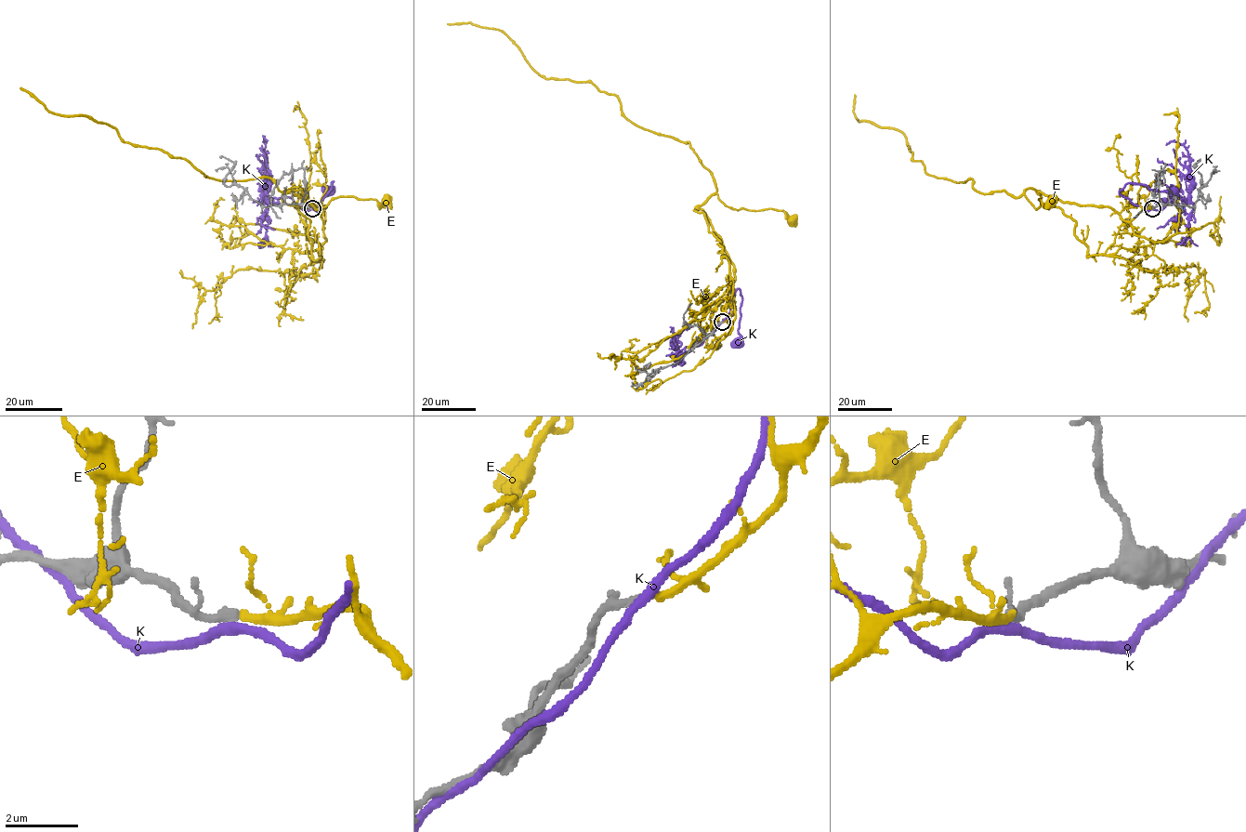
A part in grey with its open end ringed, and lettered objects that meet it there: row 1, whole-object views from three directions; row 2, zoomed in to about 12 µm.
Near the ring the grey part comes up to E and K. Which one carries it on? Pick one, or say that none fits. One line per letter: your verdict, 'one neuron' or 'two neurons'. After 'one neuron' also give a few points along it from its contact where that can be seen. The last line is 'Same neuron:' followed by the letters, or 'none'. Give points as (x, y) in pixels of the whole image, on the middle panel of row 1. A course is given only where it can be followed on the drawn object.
E: one neuron; it runs (722, 322), (734, 310), (732, 262), (700, 206), (716, 193), (735, 208), (783, 210), (793, 219)
K: two neurons
Same neuron: E

